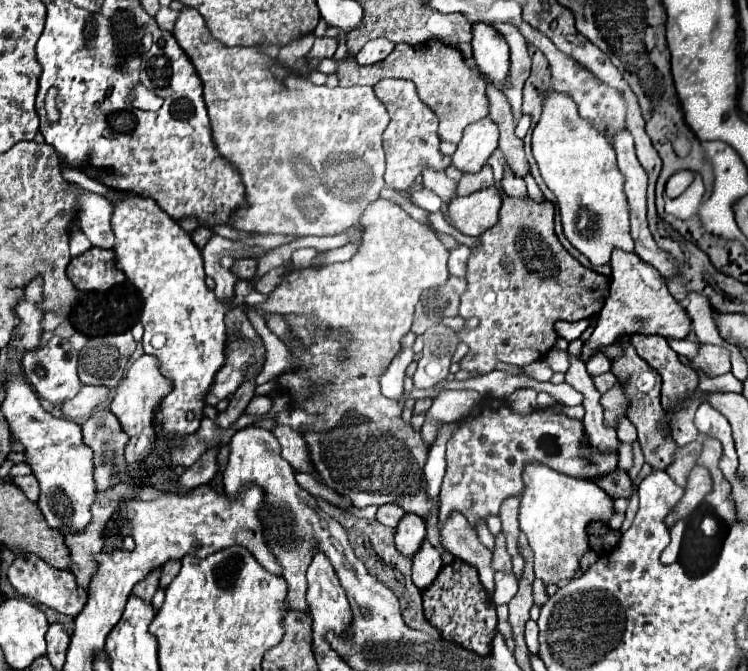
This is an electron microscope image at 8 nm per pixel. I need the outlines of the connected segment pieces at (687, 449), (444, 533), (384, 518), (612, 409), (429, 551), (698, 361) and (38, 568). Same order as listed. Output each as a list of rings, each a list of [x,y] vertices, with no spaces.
[[[691,442],[691,444],[685,444],[681,448],[677,448],[675,452],[675,460],[673,464],[665,470],[679,486],[685,486],[687,484],[687,474],[693,470],[693,466],[697,464],[697,458],[699,458],[699,450],[703,446],[699,446],[699,442]]]
[[[453,514],[447,522],[441,524],[441,540],[445,548],[459,560],[477,568],[481,584],[489,594],[493,594],[493,568],[491,552],[479,544],[477,532],[471,530],[467,520],[461,514]]]
[[[383,504],[383,506],[379,506],[377,520],[379,520],[381,524],[387,524],[387,526],[395,528],[395,526],[399,524],[399,520],[403,518],[403,514],[405,514],[405,510],[399,508],[397,504]]]
[[[617,384],[613,390],[605,392],[601,396],[601,404],[605,408],[605,422],[607,422],[607,426],[615,426],[615,420],[619,416],[623,416],[625,410],[627,410],[627,398],[623,394],[623,386]]]
[[[423,542],[419,552],[413,556],[413,582],[419,590],[425,590],[433,584],[435,576],[441,570],[441,554],[429,544]]]
[[[701,344],[699,354],[693,358],[691,368],[705,372],[707,376],[719,376],[719,374],[727,374],[731,372],[731,364],[729,364],[729,352],[721,350],[719,346],[711,346],[711,344]]]
[[[19,554],[13,560],[13,564],[9,566],[7,576],[9,576],[9,582],[13,584],[13,588],[21,596],[25,596],[29,600],[35,600],[39,604],[45,604],[47,608],[53,608],[53,610],[57,610],[61,614],[67,614],[67,616],[77,616],[87,602],[85,590],[75,584],[75,576],[69,570],[57,570],[57,568],[45,564],[35,554]]]

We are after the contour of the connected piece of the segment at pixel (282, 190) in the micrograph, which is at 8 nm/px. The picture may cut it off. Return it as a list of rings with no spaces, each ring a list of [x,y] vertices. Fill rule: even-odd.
[[[185,6],[175,22],[173,28],[173,36],[177,38],[179,46],[187,52],[187,56],[193,60],[197,74],[203,82],[203,96],[205,96],[205,104],[209,110],[209,118],[211,118],[211,128],[213,128],[213,140],[217,144],[217,150],[221,152],[221,156],[225,156],[231,164],[235,164],[241,172],[245,190],[247,190],[247,206],[245,210],[241,208],[239,212],[235,212],[235,216],[231,218],[231,226],[237,230],[245,230],[245,232],[257,232],[257,234],[293,234],[293,236],[333,236],[343,232],[345,228],[353,226],[359,222],[361,212],[367,208],[369,202],[379,198],[383,184],[383,172],[385,172],[385,156],[383,156],[383,146],[381,146],[381,134],[385,132],[387,124],[389,124],[389,114],[385,110],[385,106],[379,102],[379,98],[375,96],[371,86],[349,86],[349,88],[327,88],[327,86],[317,86],[313,82],[309,82],[309,78],[295,74],[293,70],[283,68],[275,58],[267,56],[263,52],[263,46],[235,46],[229,48],[221,42],[215,42],[215,38],[209,34],[203,16],[195,10]]]

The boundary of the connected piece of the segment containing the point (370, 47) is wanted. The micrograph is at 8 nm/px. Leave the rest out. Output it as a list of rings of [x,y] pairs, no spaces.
[[[377,38],[377,40],[367,42],[355,58],[357,58],[357,62],[359,62],[361,66],[375,64],[375,62],[379,62],[379,60],[387,58],[387,56],[389,56],[389,52],[391,52],[393,48],[395,48],[395,44],[393,44],[393,42],[389,42],[387,38]]]

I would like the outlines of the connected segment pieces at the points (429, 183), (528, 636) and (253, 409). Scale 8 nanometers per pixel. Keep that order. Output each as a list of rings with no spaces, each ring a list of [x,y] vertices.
[[[423,170],[423,186],[433,190],[445,204],[451,202],[451,198],[455,198],[455,190],[457,184],[445,176],[445,172],[437,172],[437,170]]]
[[[529,620],[527,626],[525,626],[525,642],[527,642],[529,652],[537,654],[537,650],[539,650],[539,630],[537,630],[537,624],[533,620]]]
[[[255,396],[249,406],[245,408],[247,414],[267,414],[273,406],[273,400],[269,396]]]

